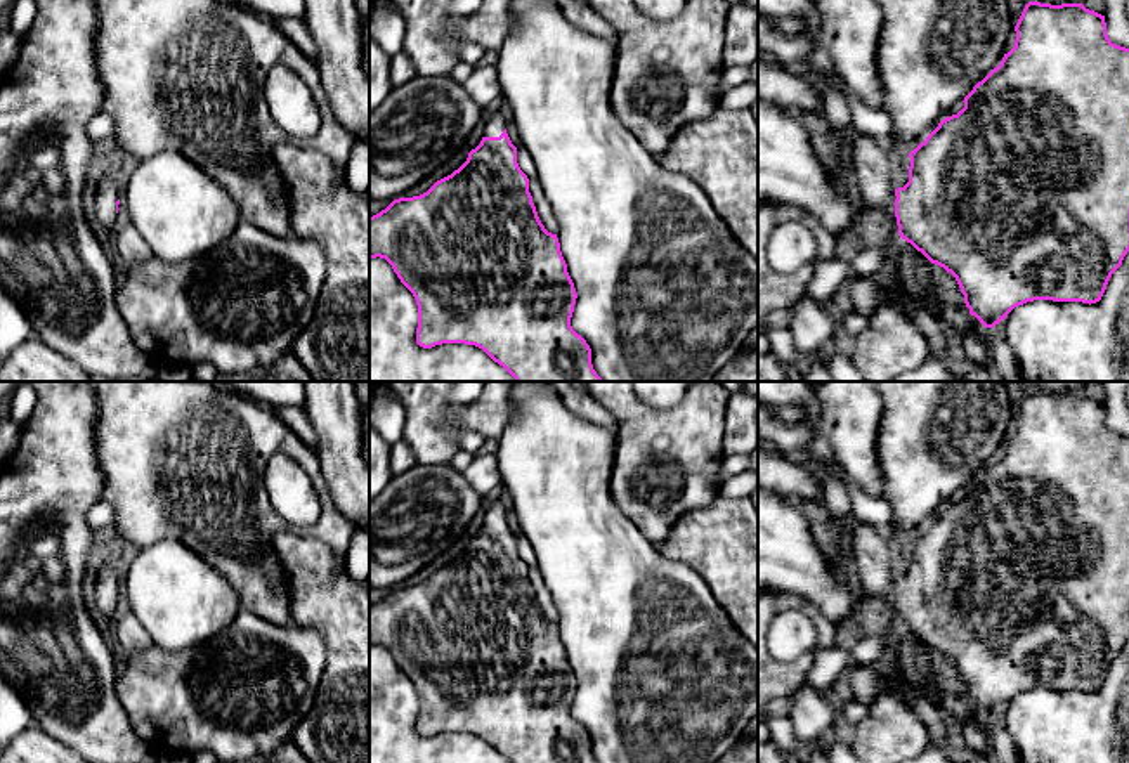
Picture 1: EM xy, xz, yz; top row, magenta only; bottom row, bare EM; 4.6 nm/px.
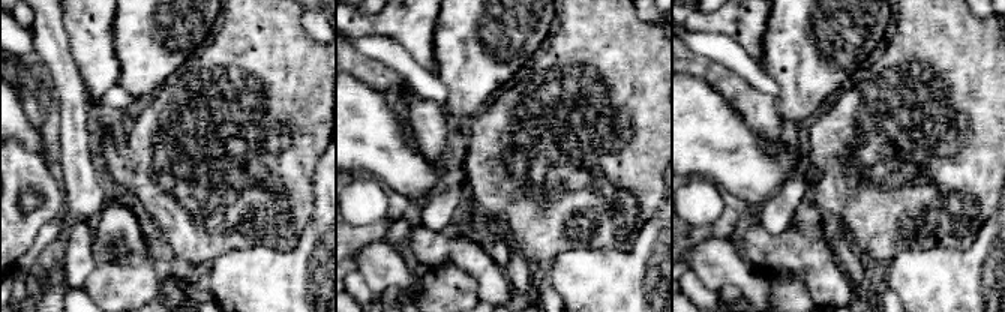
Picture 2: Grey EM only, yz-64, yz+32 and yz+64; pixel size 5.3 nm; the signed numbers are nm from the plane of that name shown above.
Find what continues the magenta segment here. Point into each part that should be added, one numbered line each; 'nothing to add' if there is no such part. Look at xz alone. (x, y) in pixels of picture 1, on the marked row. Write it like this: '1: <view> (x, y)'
1: xz (493, 125)

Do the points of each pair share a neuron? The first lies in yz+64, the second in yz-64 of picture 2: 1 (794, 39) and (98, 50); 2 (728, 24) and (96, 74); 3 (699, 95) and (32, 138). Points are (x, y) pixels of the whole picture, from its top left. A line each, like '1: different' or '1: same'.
1: different
2: same
3: same

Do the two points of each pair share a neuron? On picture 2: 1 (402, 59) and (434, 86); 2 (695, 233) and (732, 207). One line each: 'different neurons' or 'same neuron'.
1: same neuron
2: same neuron

